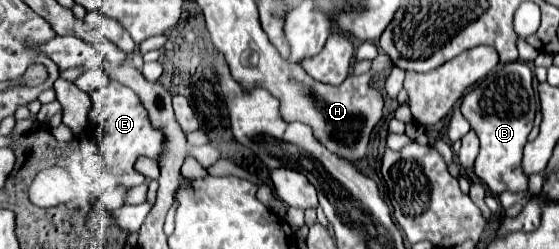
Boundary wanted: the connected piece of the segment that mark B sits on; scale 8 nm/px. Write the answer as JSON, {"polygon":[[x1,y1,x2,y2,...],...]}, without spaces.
{"polygon":[[521,61,501,65,481,79,461,101,461,113,481,139,481,151,473,163,473,173,493,195,501,195,503,191,525,191,529,187,529,177,523,171,521,159,537,109,531,77,531,69]]}

